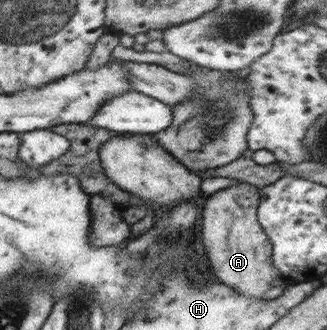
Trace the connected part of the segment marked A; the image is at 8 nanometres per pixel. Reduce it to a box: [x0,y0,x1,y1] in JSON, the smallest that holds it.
[200,183,281,299]

